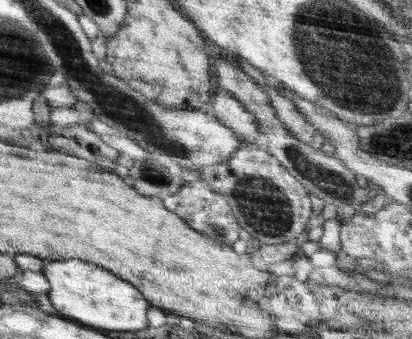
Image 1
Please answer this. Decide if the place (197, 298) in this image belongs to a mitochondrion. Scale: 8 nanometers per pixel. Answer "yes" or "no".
no

